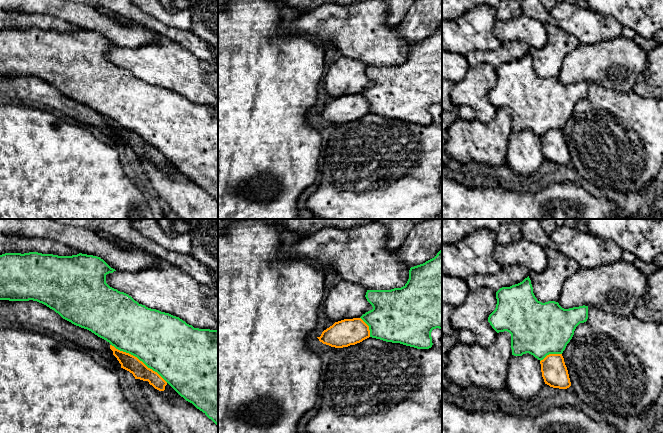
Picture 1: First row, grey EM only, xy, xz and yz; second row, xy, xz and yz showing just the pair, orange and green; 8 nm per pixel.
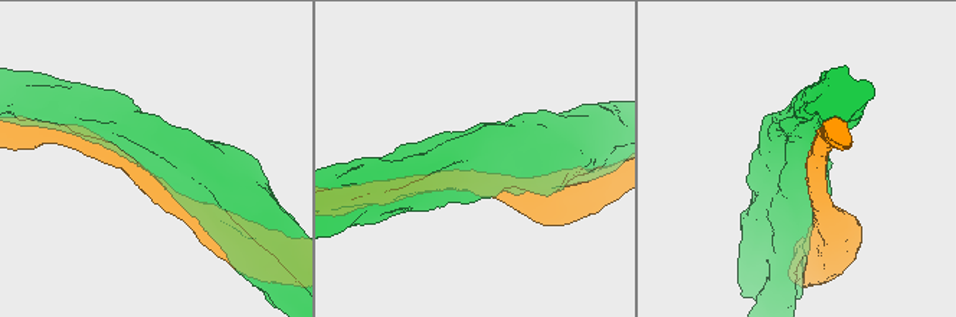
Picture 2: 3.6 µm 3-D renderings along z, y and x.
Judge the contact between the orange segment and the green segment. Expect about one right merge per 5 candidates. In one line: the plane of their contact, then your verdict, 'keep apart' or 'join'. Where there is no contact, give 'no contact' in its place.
meets orange in xy; keep apart

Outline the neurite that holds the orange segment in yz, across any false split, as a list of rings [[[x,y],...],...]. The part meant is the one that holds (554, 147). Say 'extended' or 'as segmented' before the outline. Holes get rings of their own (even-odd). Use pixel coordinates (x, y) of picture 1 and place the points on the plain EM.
as segmented; [[[549,130],[540,137],[545,160],[553,164],[567,165],[571,162],[562,130]]]

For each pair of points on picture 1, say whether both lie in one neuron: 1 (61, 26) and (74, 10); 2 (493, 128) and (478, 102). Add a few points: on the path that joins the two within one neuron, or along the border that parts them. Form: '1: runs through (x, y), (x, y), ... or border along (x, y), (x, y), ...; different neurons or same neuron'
1: border along (43, 13), (57, 16), (79, 28); different neurons
2: border along (497, 109), (487, 122), (475, 118); different neurons

